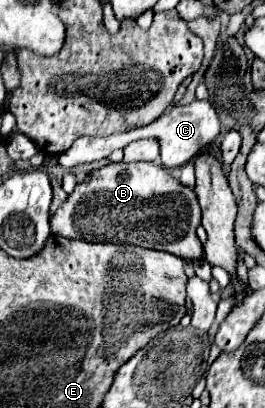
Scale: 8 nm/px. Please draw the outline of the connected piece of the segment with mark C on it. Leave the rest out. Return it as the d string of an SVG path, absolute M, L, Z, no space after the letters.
M196 99L196 101L192 101L192 105L172 105L156 121L152 121L144 127L126 131L126 137L128 137L128 143L136 141L136 139L146 139L146 137L156 139L160 143L160 159L162 159L164 167L174 169L174 167L182 167L184 163L188 163L204 145L214 141L218 133L220 133L220 121L218 121L216 109L208 101Z

